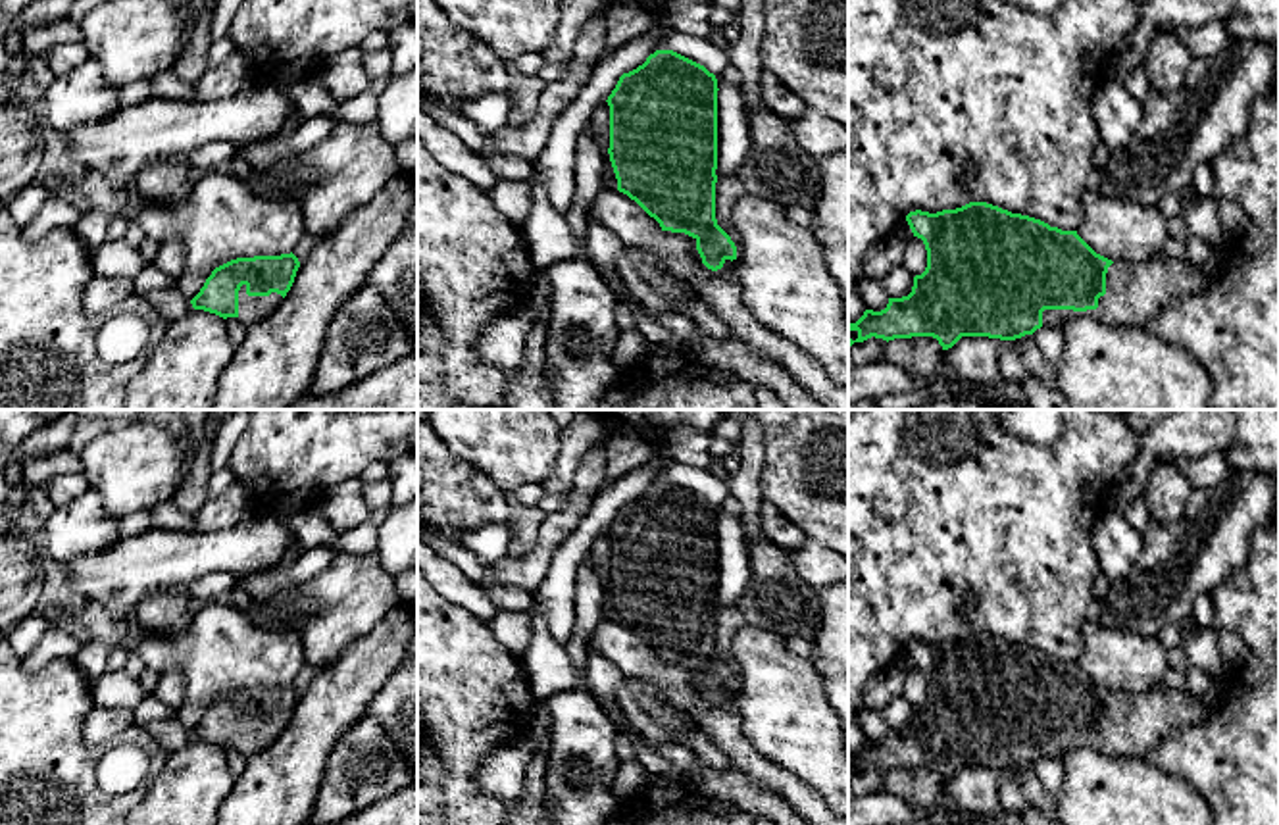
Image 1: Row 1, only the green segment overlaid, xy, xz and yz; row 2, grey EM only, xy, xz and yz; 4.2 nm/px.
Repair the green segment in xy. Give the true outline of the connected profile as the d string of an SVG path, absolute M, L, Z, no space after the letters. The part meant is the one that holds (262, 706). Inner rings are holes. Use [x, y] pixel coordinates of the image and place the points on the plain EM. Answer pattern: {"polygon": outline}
{"polygon": "M292 683L231 690L212 702L190 735L223 750L238 748L250 758L279 737L298 698Z"}

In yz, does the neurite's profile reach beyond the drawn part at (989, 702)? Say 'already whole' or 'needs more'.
needs more

